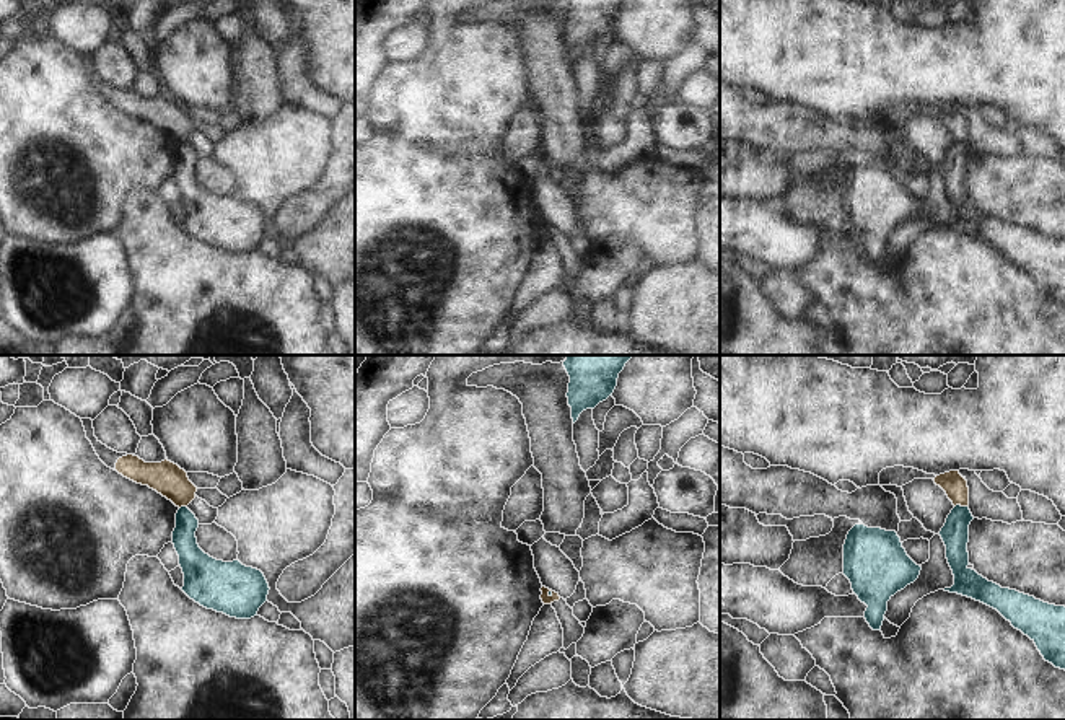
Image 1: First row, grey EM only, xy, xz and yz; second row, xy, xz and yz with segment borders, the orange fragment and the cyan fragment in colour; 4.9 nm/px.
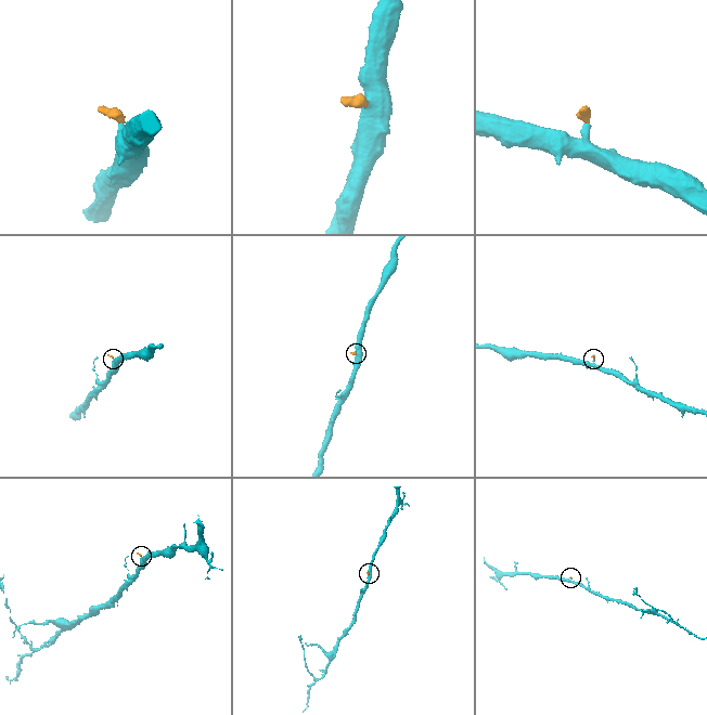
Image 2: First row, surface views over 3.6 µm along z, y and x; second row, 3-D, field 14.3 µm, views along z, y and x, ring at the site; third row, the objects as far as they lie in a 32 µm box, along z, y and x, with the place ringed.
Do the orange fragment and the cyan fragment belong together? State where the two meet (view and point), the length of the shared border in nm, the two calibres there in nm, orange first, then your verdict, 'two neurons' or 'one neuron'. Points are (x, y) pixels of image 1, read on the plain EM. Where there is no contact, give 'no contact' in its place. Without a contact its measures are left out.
yz (961, 140) | 70 nm | 120/140 nm | two neurons

